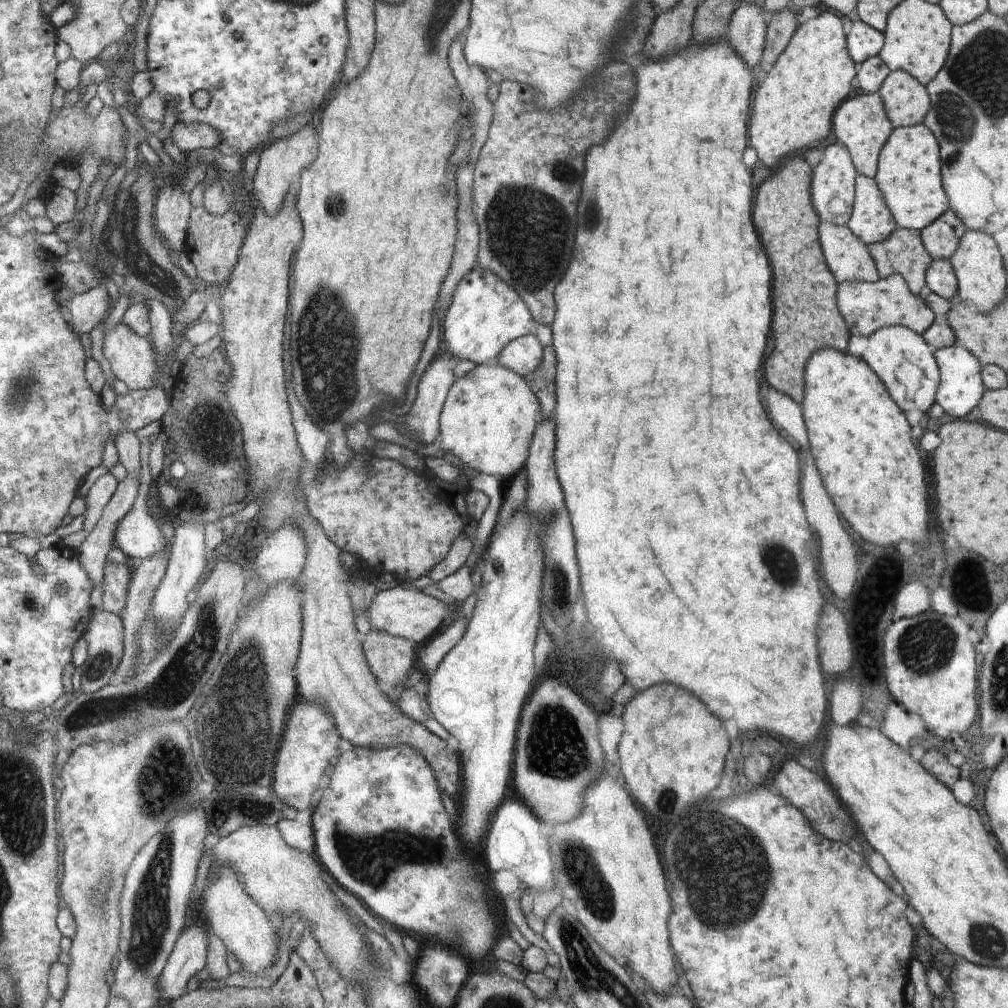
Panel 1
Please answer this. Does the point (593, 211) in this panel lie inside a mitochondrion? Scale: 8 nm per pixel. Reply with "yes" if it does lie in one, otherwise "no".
yes

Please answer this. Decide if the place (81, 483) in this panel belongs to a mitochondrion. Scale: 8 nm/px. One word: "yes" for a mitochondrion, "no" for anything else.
no

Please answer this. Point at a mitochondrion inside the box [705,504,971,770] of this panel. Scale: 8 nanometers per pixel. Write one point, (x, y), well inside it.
(926, 647)

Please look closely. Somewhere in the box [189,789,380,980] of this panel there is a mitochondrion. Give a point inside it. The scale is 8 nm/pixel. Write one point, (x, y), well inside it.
(259, 809)

